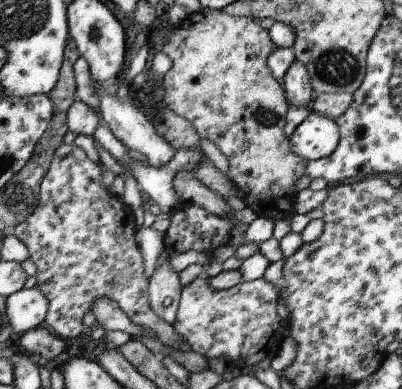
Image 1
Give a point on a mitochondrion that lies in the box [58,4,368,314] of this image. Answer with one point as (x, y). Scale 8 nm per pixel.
(338, 66)

